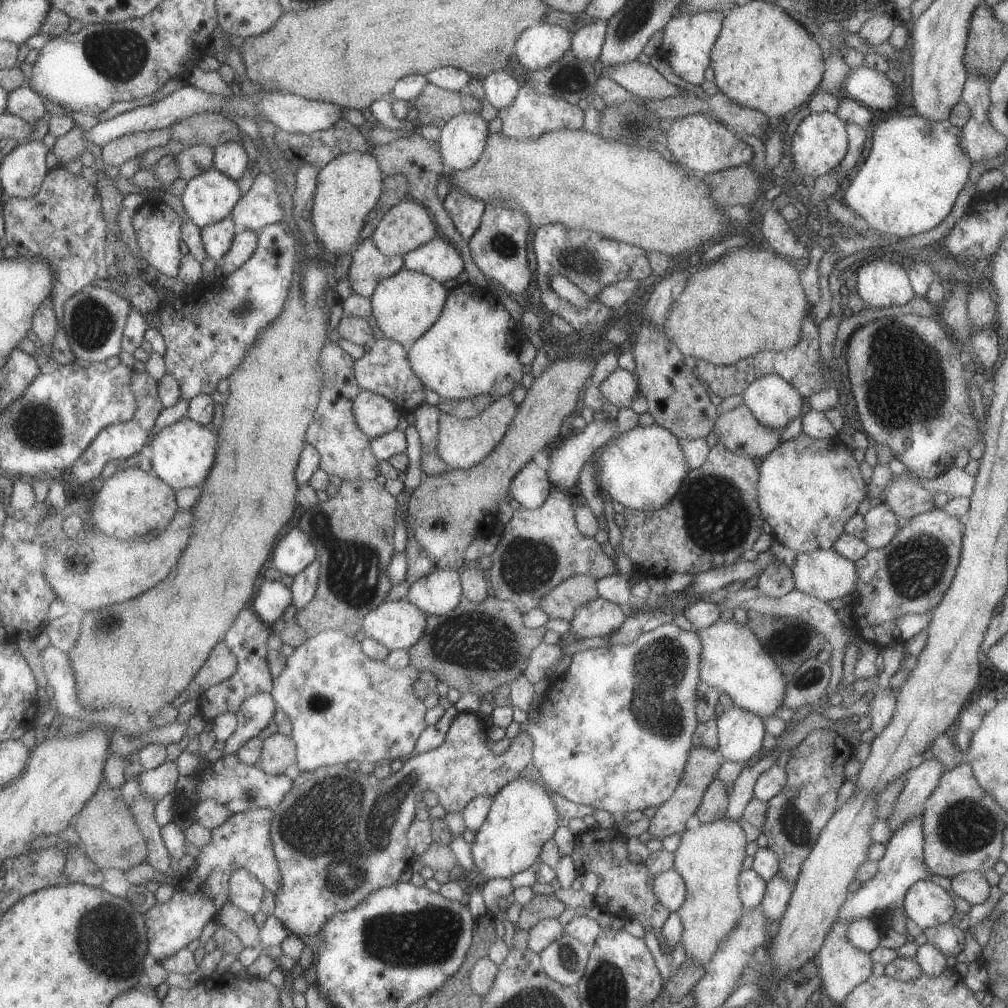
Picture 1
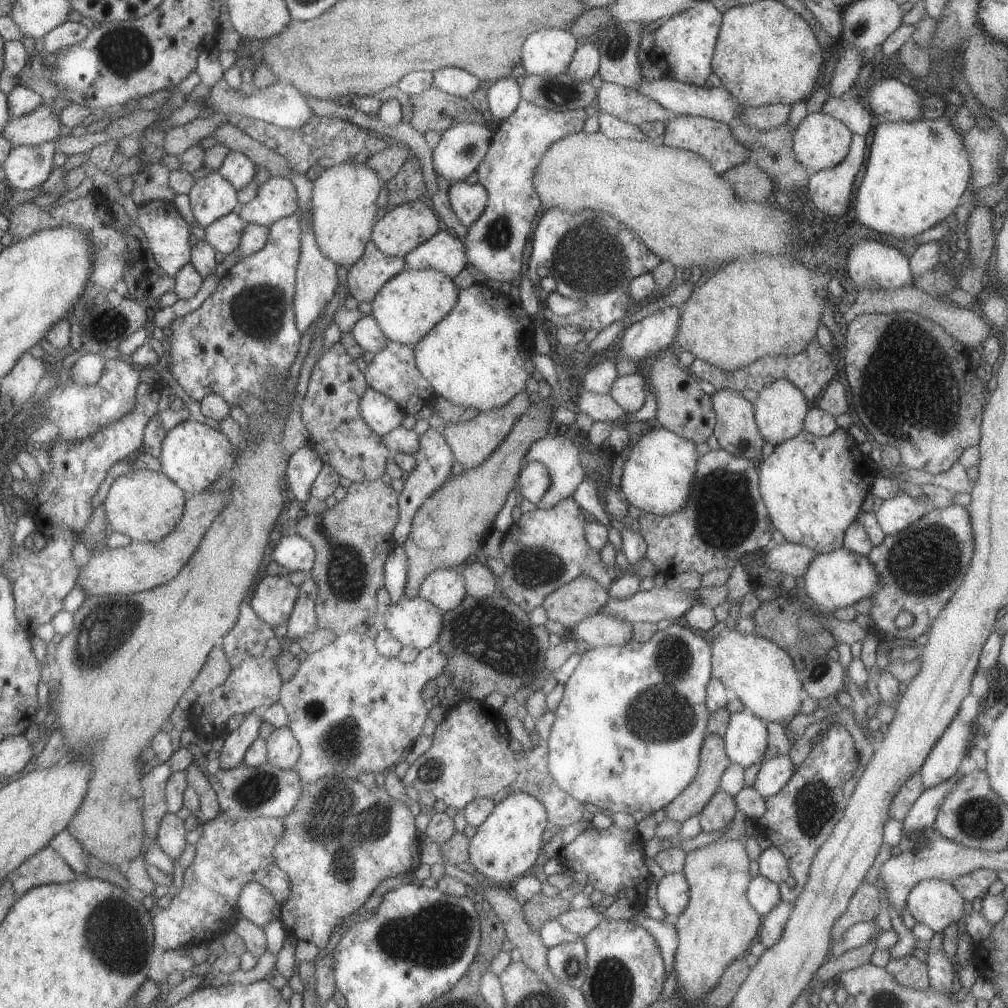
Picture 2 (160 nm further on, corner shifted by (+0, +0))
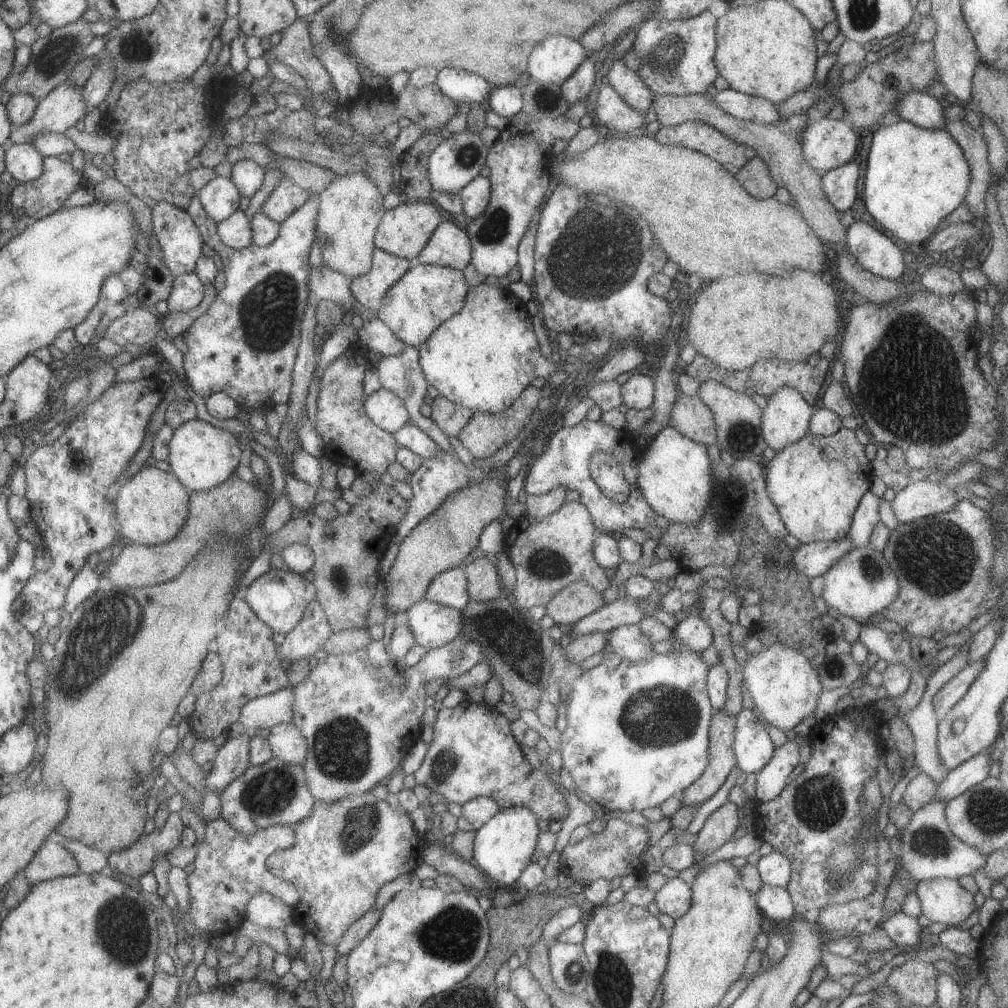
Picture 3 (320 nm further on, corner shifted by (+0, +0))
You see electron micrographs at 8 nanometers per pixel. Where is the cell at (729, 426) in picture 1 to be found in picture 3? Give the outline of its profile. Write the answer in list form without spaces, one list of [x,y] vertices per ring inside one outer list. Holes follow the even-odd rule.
[[[707,379],[700,383],[695,394],[709,408],[714,418],[716,445],[719,445],[725,452],[728,452],[734,460],[760,459],[763,449],[766,447],[766,442],[760,431],[762,410],[751,399],[751,396],[731,390],[713,379]]]

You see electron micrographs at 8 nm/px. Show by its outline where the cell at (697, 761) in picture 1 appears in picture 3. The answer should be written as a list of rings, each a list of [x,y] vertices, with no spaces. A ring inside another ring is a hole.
[[[723,707],[719,710],[712,712],[710,723],[708,726],[708,763],[707,768],[703,771],[703,774],[694,780],[686,789],[682,790],[681,802],[684,805],[702,804],[707,801],[711,795],[715,794],[729,770],[736,766],[735,755],[732,749],[734,741],[736,715],[728,713]]]

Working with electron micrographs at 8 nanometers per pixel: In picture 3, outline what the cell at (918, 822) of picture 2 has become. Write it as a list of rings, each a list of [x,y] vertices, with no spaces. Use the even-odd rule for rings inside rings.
[[[990,750],[972,756],[969,760],[962,762],[959,766],[952,768],[940,783],[936,783],[932,800],[941,799],[947,802],[949,799],[961,794],[970,786],[980,783],[989,772],[991,762]]]

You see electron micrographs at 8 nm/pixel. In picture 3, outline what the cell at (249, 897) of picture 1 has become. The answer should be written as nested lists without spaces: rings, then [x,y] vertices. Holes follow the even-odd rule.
[[[258,893],[245,906],[244,918],[255,926],[283,930],[294,922],[294,908],[269,893]]]

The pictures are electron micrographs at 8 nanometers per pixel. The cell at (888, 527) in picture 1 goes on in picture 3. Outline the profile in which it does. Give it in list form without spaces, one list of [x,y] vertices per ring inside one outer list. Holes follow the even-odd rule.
[[[925,479],[911,481],[890,500],[890,507],[899,523],[906,523],[918,518],[934,517],[937,513],[950,511],[959,501],[955,492],[946,484]]]

